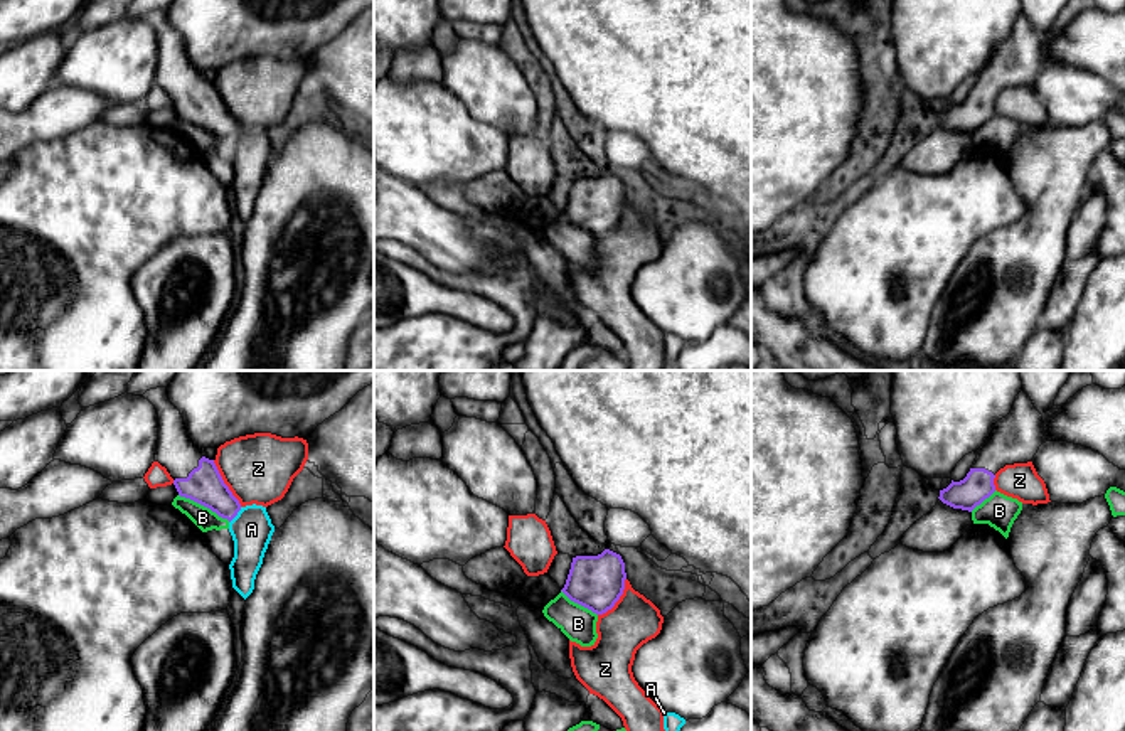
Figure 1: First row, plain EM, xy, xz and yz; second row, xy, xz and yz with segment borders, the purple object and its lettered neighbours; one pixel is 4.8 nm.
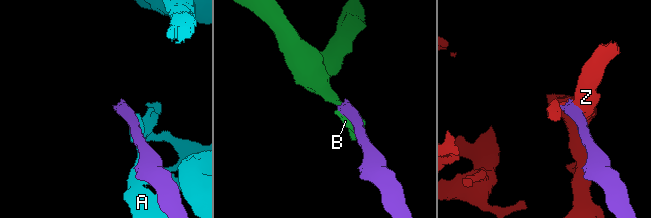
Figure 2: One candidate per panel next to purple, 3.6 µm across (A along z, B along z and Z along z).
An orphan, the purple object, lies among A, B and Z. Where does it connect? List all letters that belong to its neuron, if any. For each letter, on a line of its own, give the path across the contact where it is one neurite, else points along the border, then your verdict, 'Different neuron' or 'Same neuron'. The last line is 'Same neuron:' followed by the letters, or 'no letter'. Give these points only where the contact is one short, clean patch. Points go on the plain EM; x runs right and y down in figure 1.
A: Different neuron
B: Boundary: xy (179, 117), (229, 144). Different neuron
Z: Boundary: xy (213, 83), (223, 105), (241, 128). Different neuron
Same neuron: no letter

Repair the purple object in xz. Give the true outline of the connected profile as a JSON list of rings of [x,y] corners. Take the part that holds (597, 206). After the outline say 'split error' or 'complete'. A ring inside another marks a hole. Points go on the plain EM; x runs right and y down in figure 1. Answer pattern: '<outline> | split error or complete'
[[[605,172],[598,179],[573,180],[564,211],[571,224],[603,237],[615,229],[625,212],[625,185],[620,177]]] | complete

